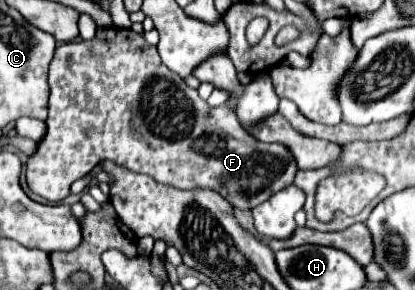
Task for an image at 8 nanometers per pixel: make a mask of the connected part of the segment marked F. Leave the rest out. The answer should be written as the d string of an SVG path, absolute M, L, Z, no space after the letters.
M99 29L91 41L59 45L49 67L49 87L47 133L29 157L25 177L29 189L51 203L63 201L69 195L69 187L91 173L103 159L135 173L151 175L153 179L171 183L179 189L213 189L237 209L257 207L257 203L263 201L263 189L273 189L273 183L293 183L297 173L295 159L285 145L263 143L243 131L237 113L233 111L233 99L219 107L209 107L195 89L187 87L181 77L161 63L155 47L131 29Z

